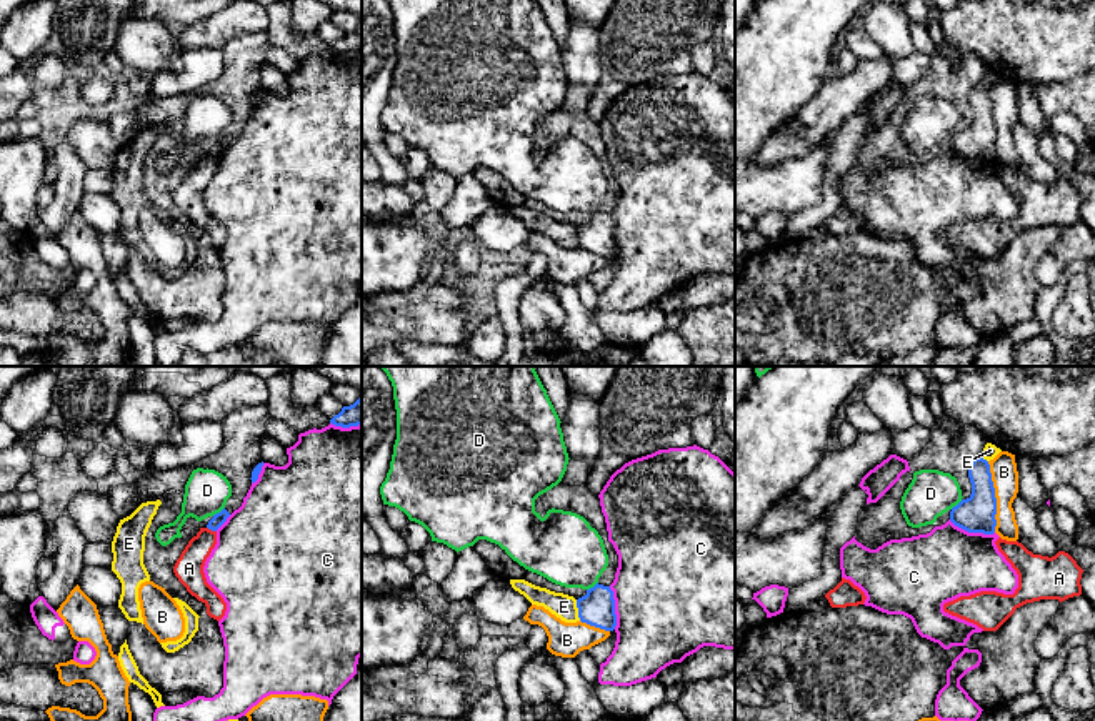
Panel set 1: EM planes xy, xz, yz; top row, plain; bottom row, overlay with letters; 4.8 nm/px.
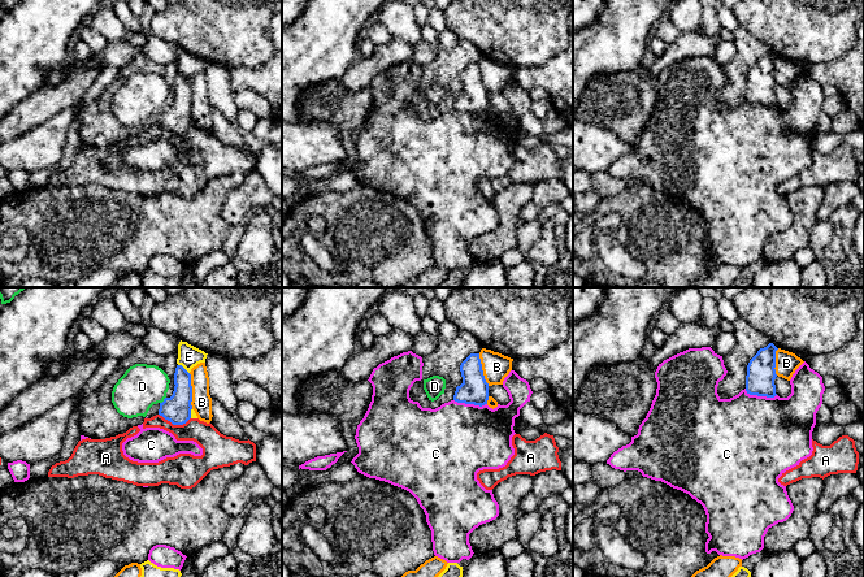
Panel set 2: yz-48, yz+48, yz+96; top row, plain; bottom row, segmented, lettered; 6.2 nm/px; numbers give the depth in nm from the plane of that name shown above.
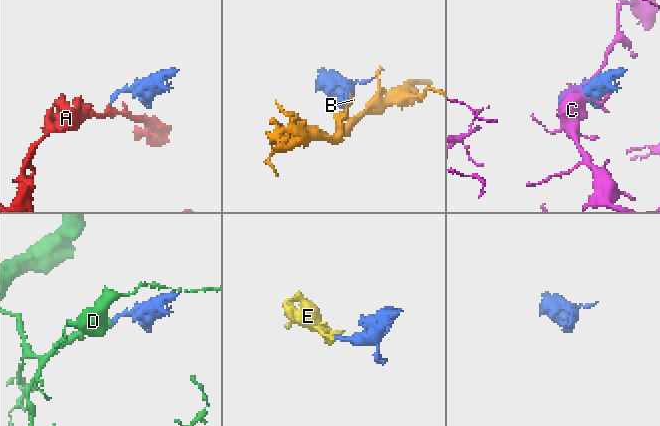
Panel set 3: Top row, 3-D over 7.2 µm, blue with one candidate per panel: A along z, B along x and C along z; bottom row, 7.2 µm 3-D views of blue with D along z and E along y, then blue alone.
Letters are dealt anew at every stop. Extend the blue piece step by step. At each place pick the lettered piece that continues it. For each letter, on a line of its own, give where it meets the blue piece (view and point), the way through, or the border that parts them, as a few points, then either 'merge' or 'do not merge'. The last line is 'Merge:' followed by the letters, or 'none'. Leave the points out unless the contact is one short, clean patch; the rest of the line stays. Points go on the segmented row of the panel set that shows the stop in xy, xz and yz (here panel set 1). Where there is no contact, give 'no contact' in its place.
A: contact xy (212, 530); border xy (207, 527), (215, 532); do not merge
B: contact yz (994, 497); border yz (987, 462), (995, 498), (995, 532); do not merge
C: contact yz (972, 532); do not merge
D: contact xy (217, 513); border xy (224, 507), (212, 515); do not merge
E: contact xz (579, 610); border xz (575, 600), (580, 620); do not merge
Merge: none

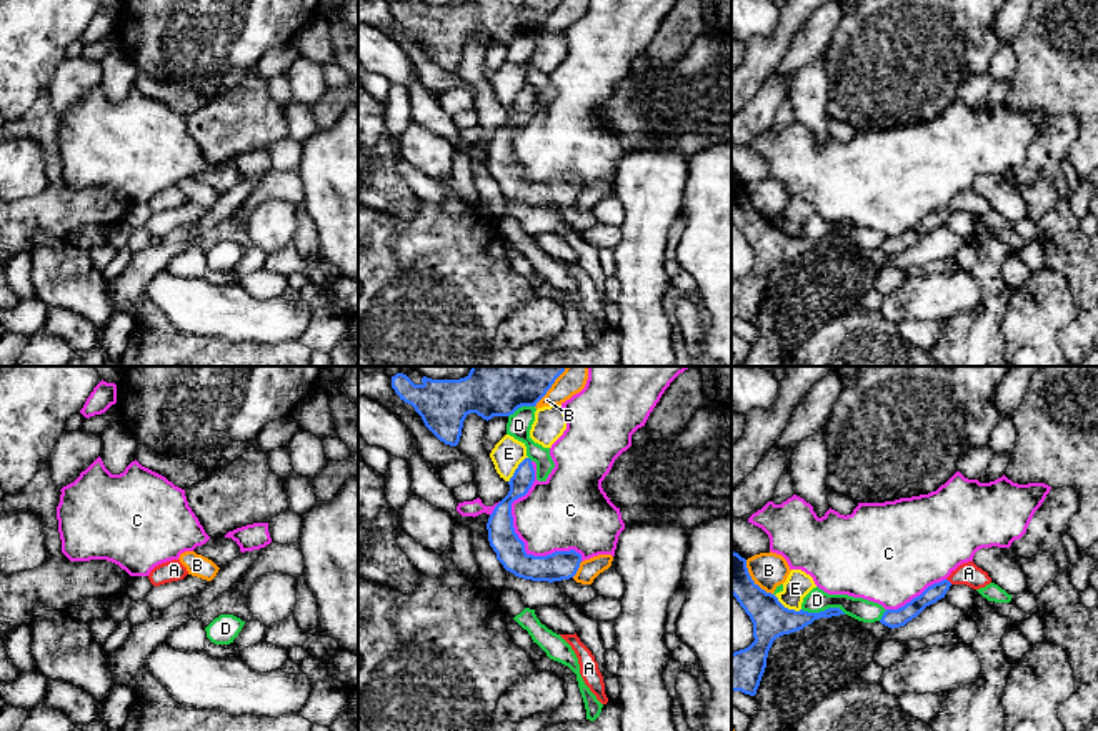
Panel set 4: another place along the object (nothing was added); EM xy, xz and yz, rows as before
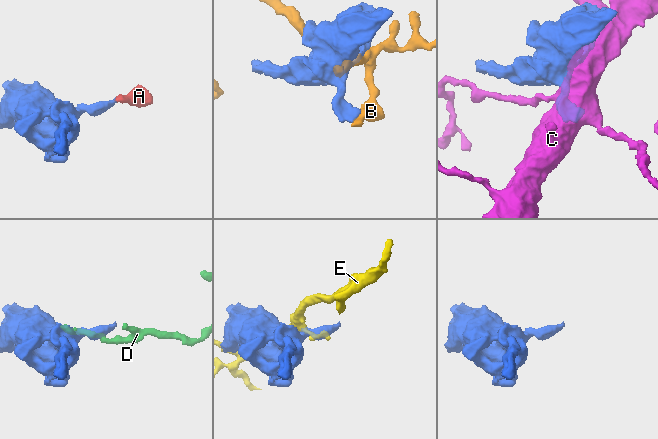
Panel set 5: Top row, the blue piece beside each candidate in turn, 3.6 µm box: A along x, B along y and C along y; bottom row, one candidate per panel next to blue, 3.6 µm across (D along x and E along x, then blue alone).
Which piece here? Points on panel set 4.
A: contact yz (948, 581); way yz (938, 590), (948, 581), (968, 573); merge
B: contact xz (577, 570); do not merge
C: contact xz (517, 535); do not merge
D: contact yz (823, 611); do not merge
E: contact yz (787, 608); do not merge
Merge: A

